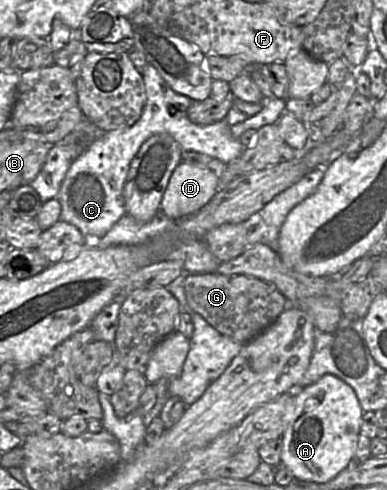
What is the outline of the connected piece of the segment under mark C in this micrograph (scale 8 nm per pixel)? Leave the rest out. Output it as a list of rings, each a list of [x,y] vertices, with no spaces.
[[[147,62],[141,75],[145,86],[146,101],[139,119],[130,127],[103,132],[87,150],[72,162],[61,184],[58,196],[54,198],[61,204],[60,219],[77,227],[85,240],[86,238],[102,237],[126,214],[123,189],[129,167],[141,145],[151,136],[160,133],[169,134],[183,151],[203,153],[225,164],[239,158],[245,150],[240,140],[233,137],[231,126],[225,119],[205,126],[192,123],[187,116],[187,109],[193,100],[174,92],[150,63]]]

